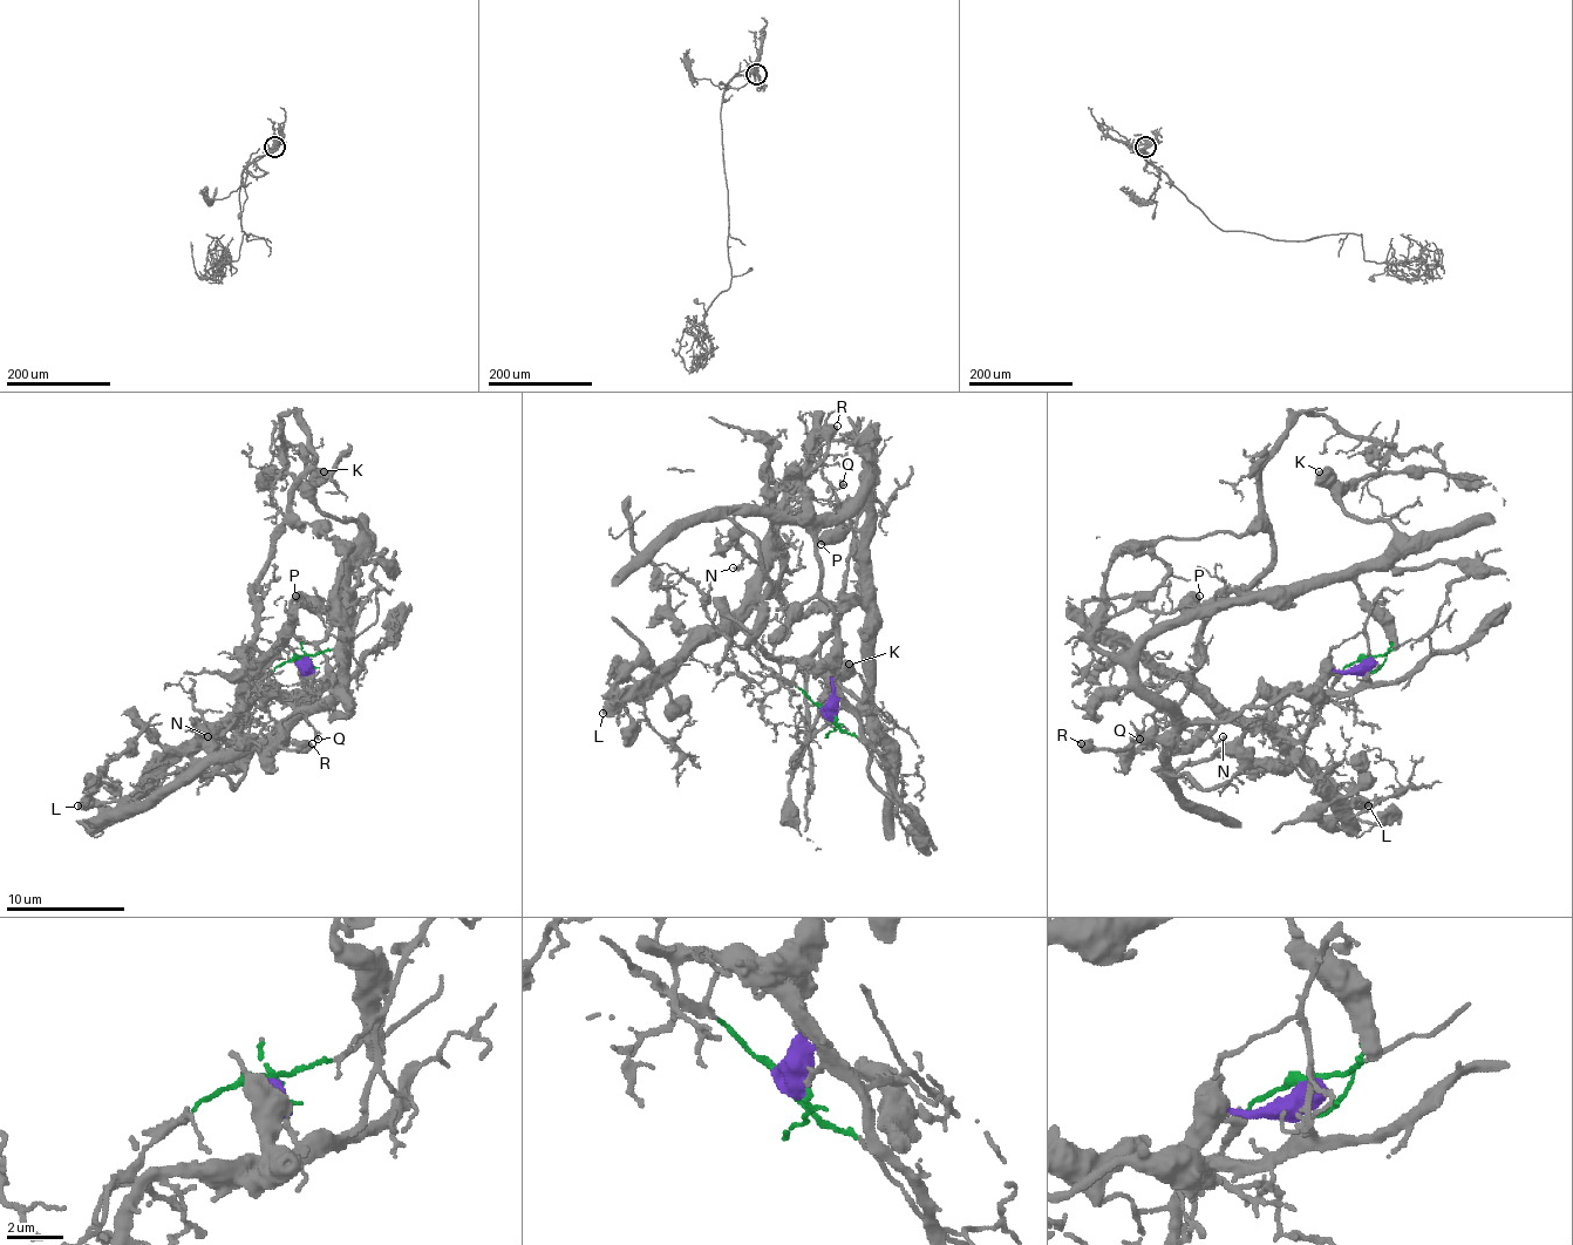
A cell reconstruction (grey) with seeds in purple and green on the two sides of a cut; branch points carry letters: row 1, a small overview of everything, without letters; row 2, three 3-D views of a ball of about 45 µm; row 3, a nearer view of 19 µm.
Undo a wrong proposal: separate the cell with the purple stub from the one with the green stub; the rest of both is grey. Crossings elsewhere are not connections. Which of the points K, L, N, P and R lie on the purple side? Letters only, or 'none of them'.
K, P, R

